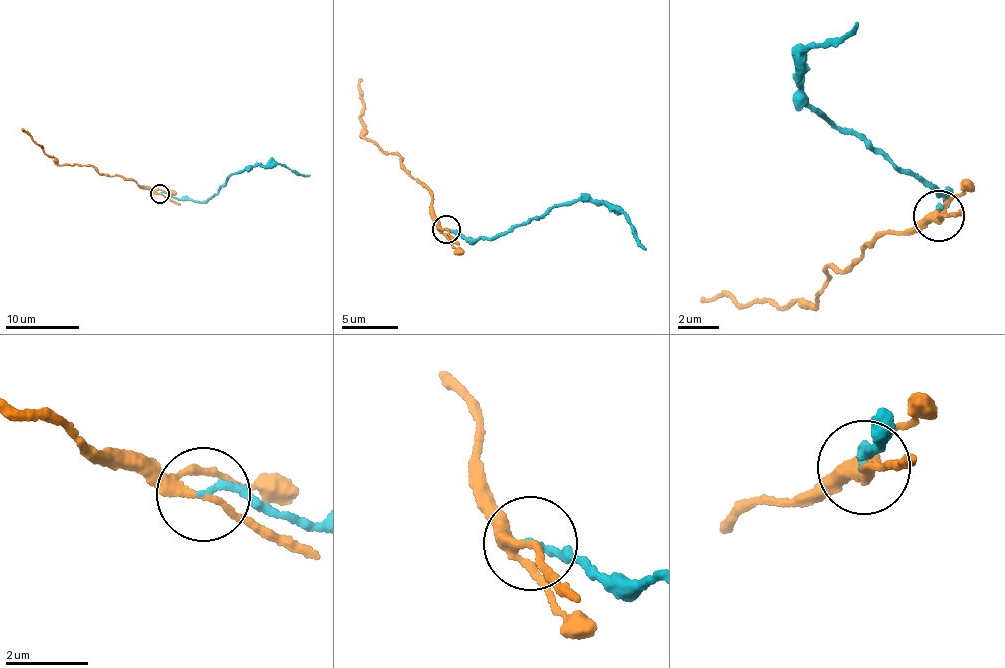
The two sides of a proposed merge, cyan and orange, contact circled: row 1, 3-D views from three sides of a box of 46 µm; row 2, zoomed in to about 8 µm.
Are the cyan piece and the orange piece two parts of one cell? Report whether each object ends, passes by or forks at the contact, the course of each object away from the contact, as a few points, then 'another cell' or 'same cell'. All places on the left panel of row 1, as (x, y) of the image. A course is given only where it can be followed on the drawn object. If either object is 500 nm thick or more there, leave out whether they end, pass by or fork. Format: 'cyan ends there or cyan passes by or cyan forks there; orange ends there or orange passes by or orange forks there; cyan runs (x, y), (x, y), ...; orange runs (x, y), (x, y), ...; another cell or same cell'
cyan ends there; orange forks there; cyan runs (160, 194), (166, 192), (201, 202), (211, 200), (230, 175), (260, 164), (281, 165), (297, 174), (310, 175); orange runs (160, 194), (134, 180), (109, 175), (88, 165), (60, 164), (23, 130); another cell

